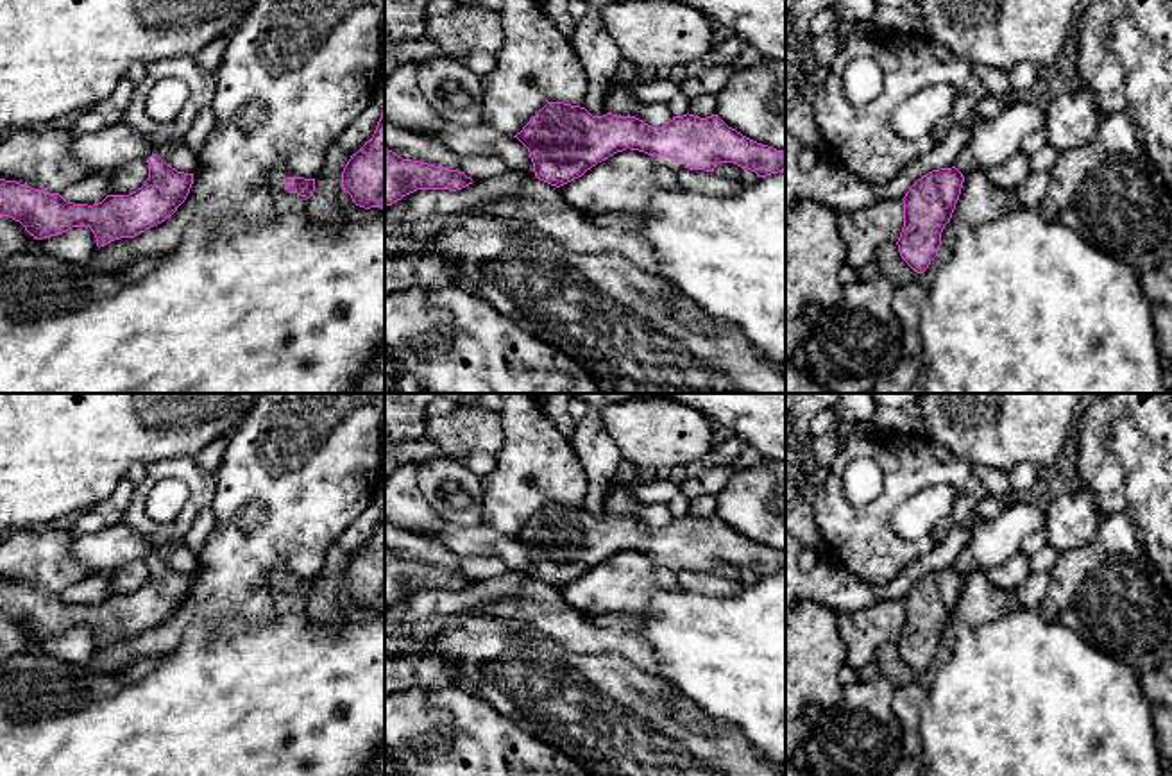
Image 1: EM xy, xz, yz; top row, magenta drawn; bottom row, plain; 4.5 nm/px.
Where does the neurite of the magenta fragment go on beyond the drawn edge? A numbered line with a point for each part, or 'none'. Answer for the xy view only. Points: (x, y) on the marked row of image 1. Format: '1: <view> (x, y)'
none

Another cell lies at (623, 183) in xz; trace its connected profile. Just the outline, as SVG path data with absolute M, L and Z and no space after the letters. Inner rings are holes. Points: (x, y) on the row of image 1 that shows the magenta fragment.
M626 148L560 186L560 193L573 209L590 218L605 213L642 215L653 191L680 188L675 170L657 164L644 152Z

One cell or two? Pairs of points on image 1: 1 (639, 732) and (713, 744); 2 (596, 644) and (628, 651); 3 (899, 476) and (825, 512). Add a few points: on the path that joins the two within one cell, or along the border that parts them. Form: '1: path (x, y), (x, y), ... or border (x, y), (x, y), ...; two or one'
1: path (657, 744), (695, 744); one
2: path (603, 644), (621, 644); one
3: path (888, 497), (872, 514), (847, 514); one

